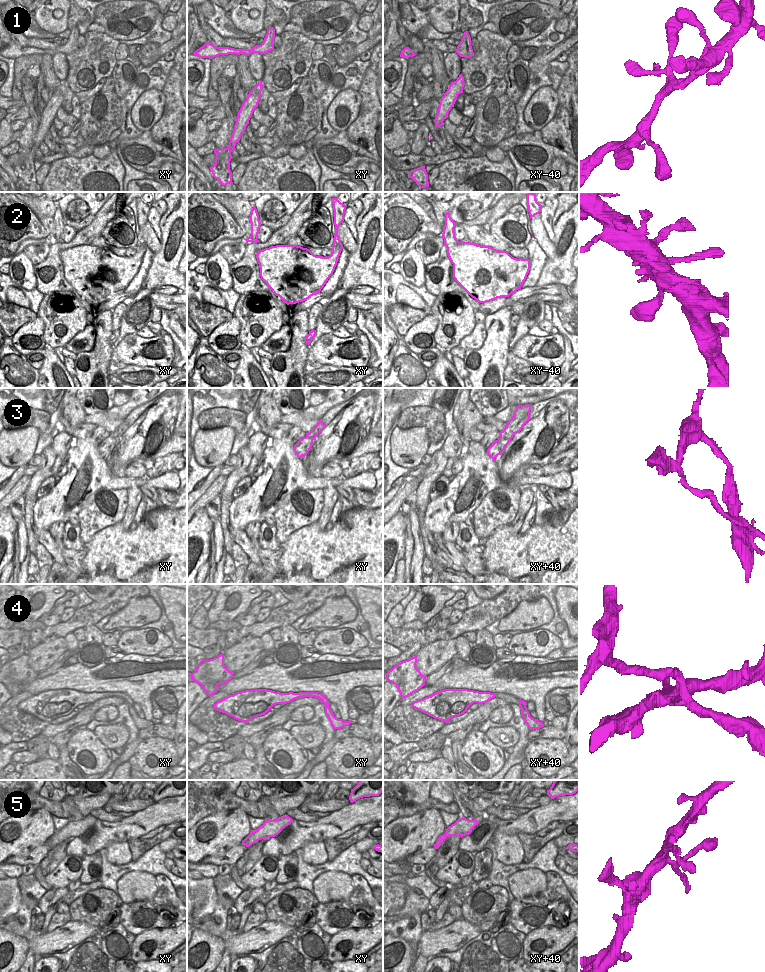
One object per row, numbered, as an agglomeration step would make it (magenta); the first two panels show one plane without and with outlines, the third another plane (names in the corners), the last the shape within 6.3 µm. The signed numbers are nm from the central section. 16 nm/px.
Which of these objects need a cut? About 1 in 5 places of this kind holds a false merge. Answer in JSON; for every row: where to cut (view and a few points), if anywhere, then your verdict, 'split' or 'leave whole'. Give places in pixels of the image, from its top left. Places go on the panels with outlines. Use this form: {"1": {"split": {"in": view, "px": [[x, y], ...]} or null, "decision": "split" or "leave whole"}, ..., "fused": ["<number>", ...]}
{"1": {"split": null, "decision": "leave whole"}, "2": {"split": null, "decision": "leave whole"}, "3": {"split": {"in": "xy", "px": [[306, 435], [311, 439], [312, 443]]}, "decision": "split"}, "4": {"split": null, "decision": "leave whole"}, "5": {"split": null, "decision": "leave whole"}, "fused": ["3"]}

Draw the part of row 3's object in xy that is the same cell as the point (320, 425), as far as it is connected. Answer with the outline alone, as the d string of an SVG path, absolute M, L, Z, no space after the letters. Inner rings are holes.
M322 418L319 420L319 422L316 424L316 426L308 433L306 433L306 436L312 439L312 444L313 440L318 436L319 433L322 432L322 430L326 427L322 422Z

